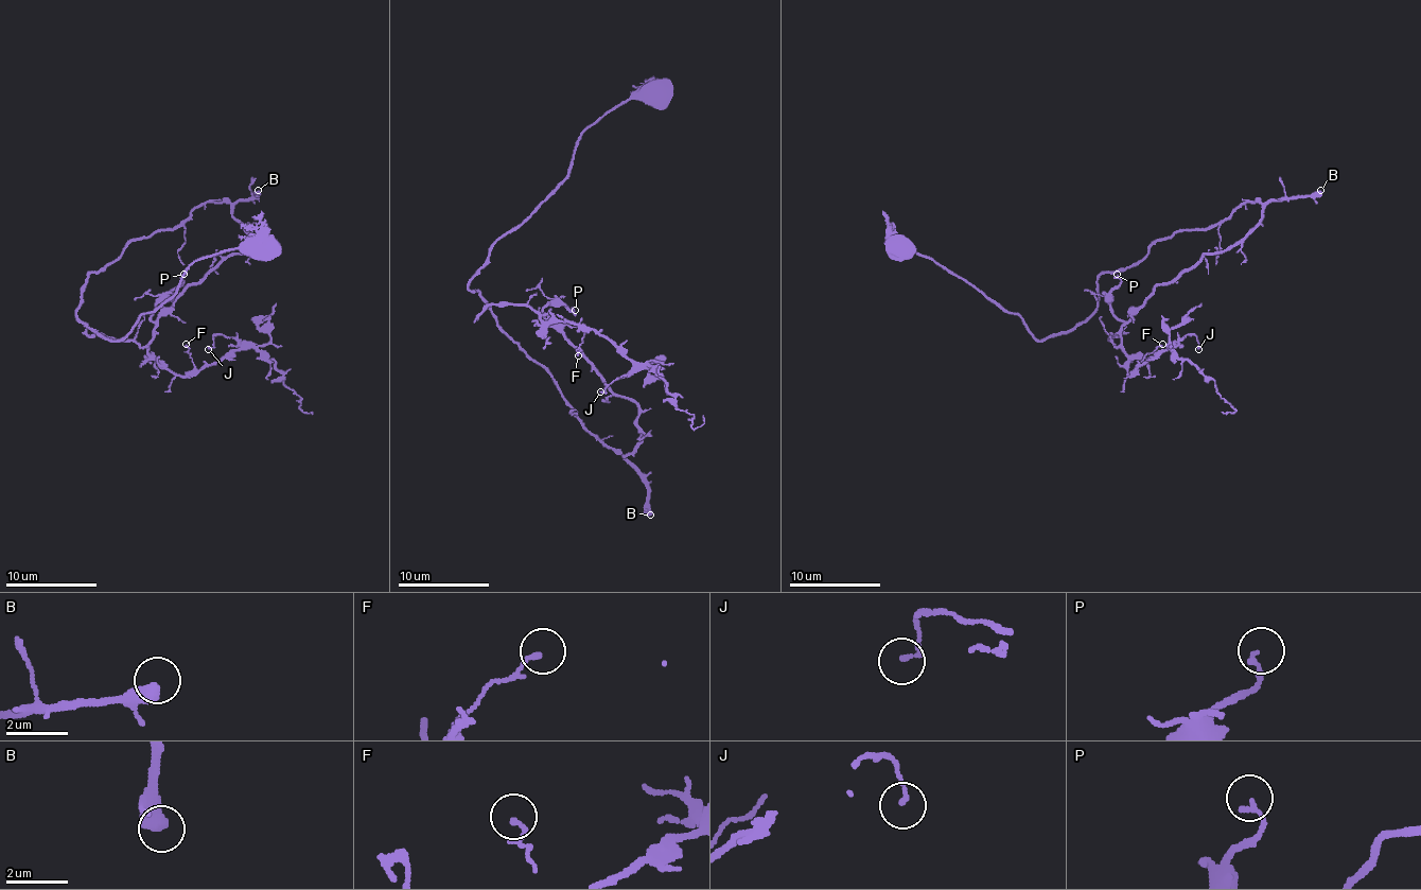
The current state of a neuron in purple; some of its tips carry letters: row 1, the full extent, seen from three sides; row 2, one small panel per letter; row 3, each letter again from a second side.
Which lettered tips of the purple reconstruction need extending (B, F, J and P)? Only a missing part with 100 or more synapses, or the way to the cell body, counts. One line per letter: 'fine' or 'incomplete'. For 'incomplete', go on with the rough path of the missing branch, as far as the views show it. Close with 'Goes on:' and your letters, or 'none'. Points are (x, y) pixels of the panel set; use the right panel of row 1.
B: incomplete
F: fine
J: fine
P: fine
Goes on: B

